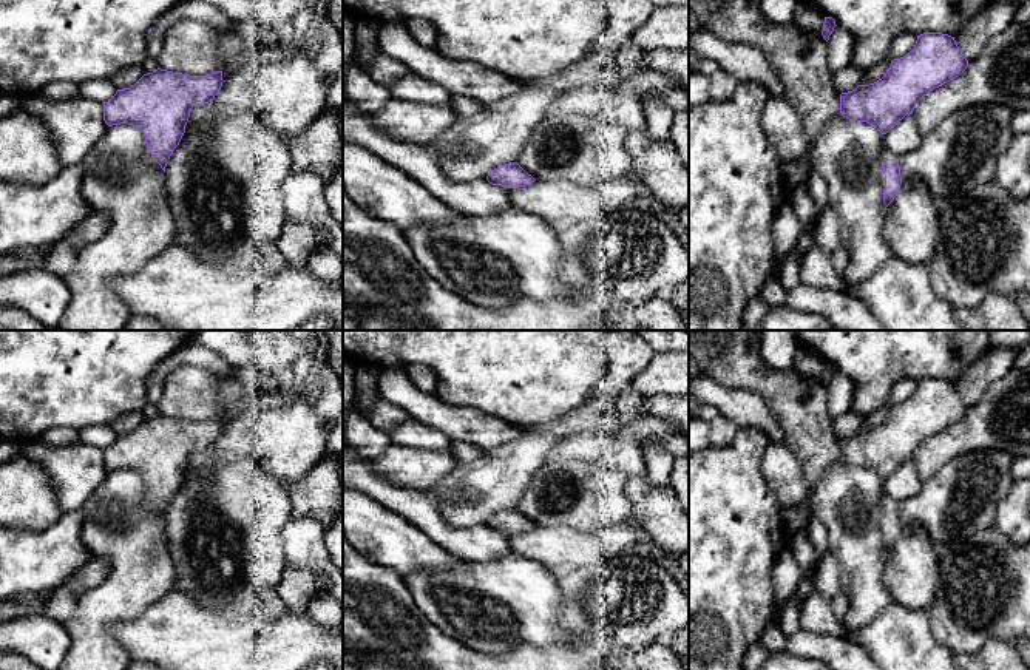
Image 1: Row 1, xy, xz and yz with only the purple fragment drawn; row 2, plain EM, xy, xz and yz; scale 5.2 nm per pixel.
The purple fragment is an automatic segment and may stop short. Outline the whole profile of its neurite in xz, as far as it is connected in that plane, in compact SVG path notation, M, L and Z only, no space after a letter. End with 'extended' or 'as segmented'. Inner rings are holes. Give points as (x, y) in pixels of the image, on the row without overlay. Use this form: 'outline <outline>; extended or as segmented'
outline M517 508L505 509L490 517L486 526L493 531L507 534L527 533L536 525L528 520Z; as segmented

